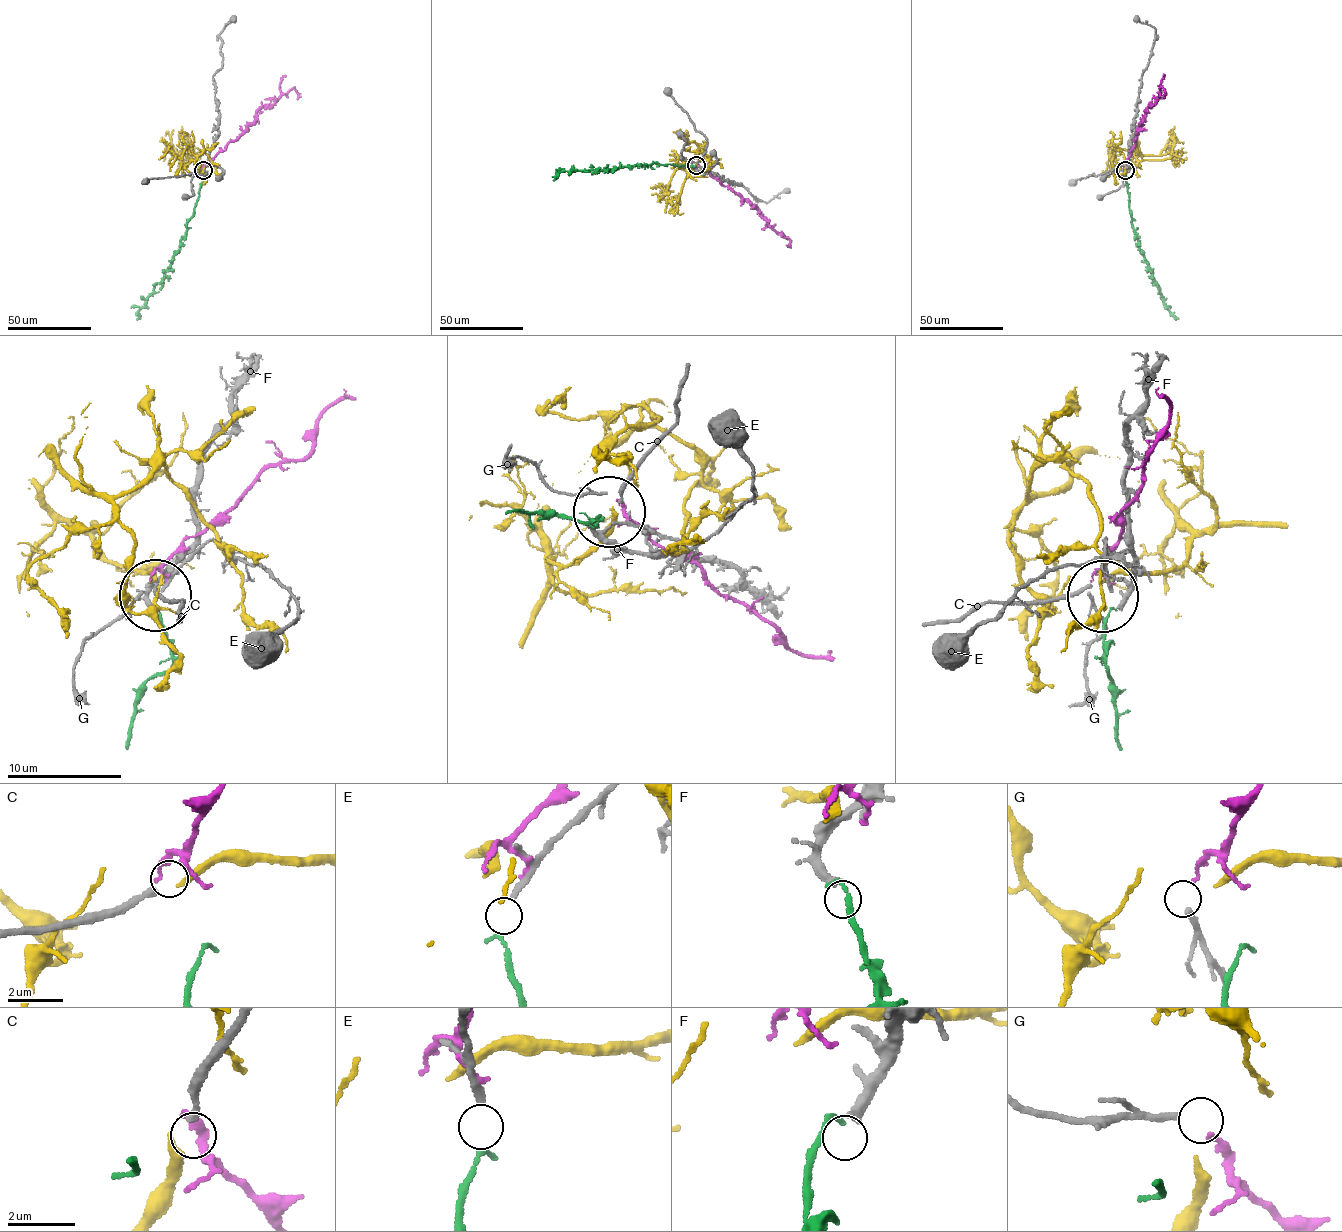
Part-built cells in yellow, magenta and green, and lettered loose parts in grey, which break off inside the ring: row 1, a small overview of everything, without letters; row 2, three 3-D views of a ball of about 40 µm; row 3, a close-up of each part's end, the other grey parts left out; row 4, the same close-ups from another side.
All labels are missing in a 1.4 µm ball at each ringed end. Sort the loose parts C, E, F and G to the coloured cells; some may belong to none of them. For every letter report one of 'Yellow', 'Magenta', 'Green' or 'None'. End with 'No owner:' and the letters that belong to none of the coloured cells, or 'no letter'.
C: Yellow
E: Green
F: None
G: Magenta
No owner: F

